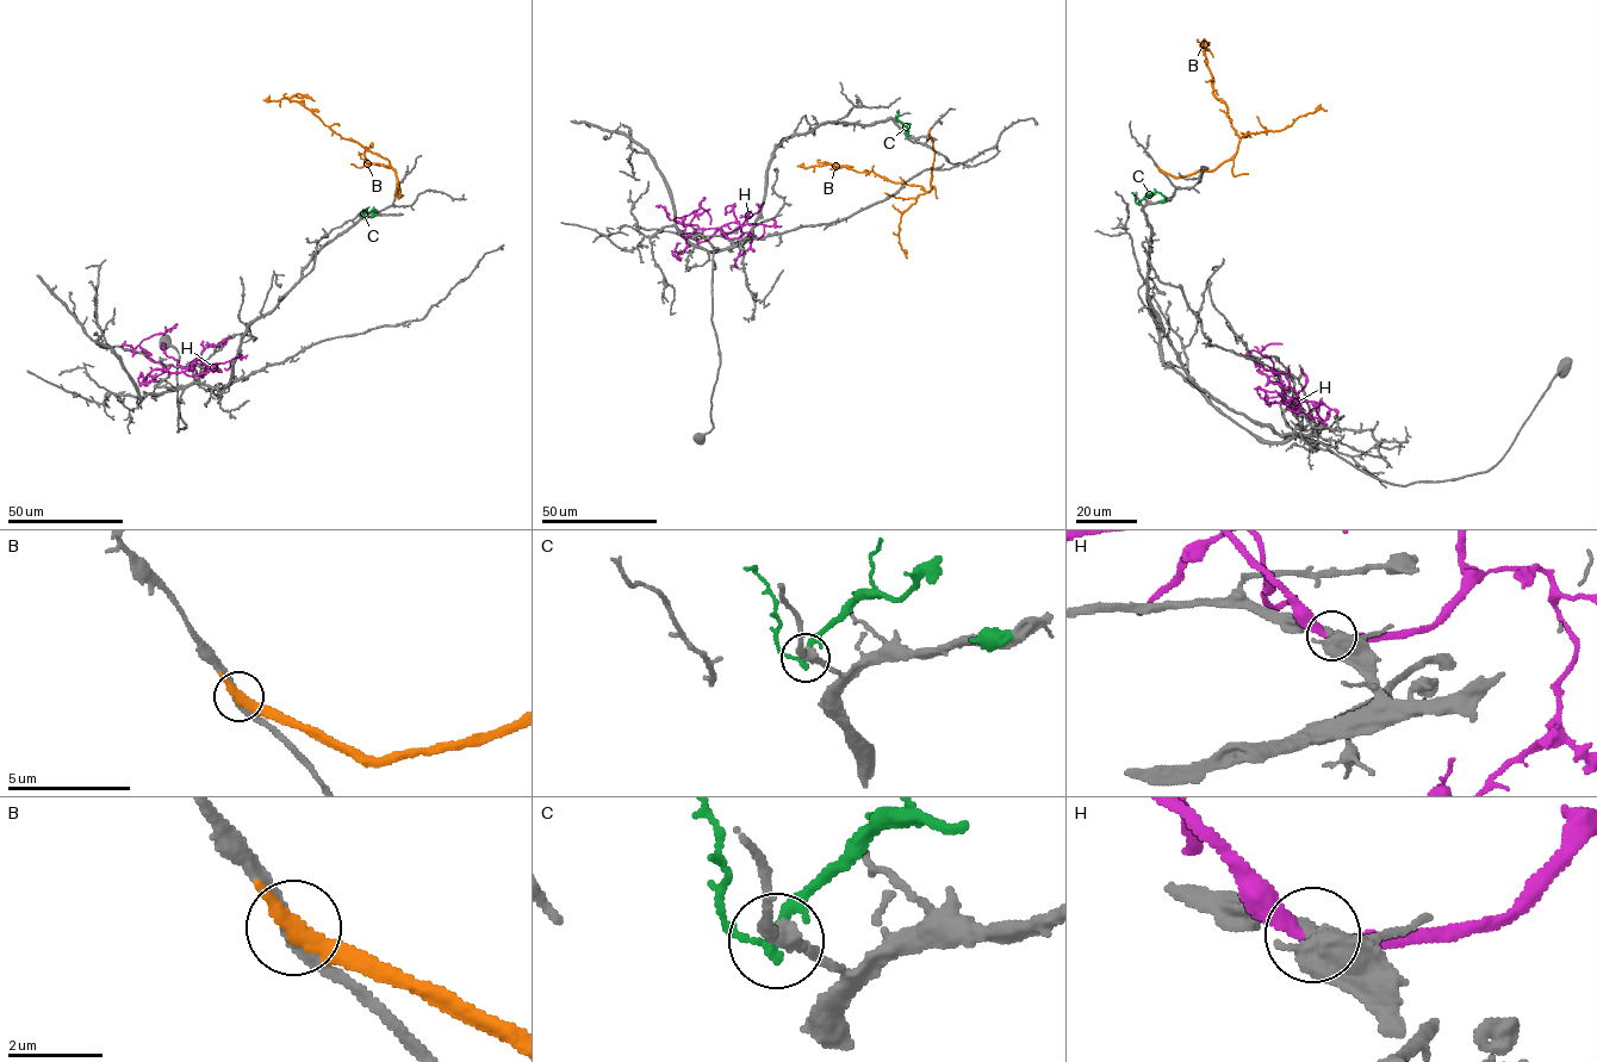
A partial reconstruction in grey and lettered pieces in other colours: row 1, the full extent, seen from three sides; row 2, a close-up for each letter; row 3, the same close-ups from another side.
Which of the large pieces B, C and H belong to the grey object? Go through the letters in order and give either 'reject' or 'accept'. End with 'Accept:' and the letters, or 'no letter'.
B: reject
C: reject
H: accept
Accept: H

